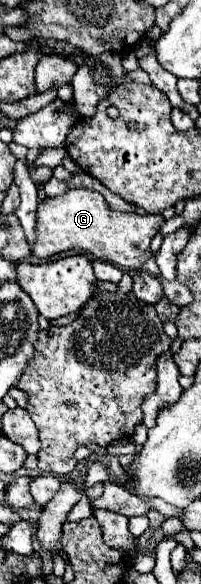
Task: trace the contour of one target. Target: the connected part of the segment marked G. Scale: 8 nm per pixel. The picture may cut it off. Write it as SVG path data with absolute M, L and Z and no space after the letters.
M72 189L60 197L50 197L44 203L40 203L36 215L38 241L32 253L38 259L48 259L62 251L80 249L94 255L96 259L114 263L118 267L148 271L154 277L158 275L158 267L150 251L150 241L166 223L166 219L160 213L138 215L114 211L100 193L88 189Z

